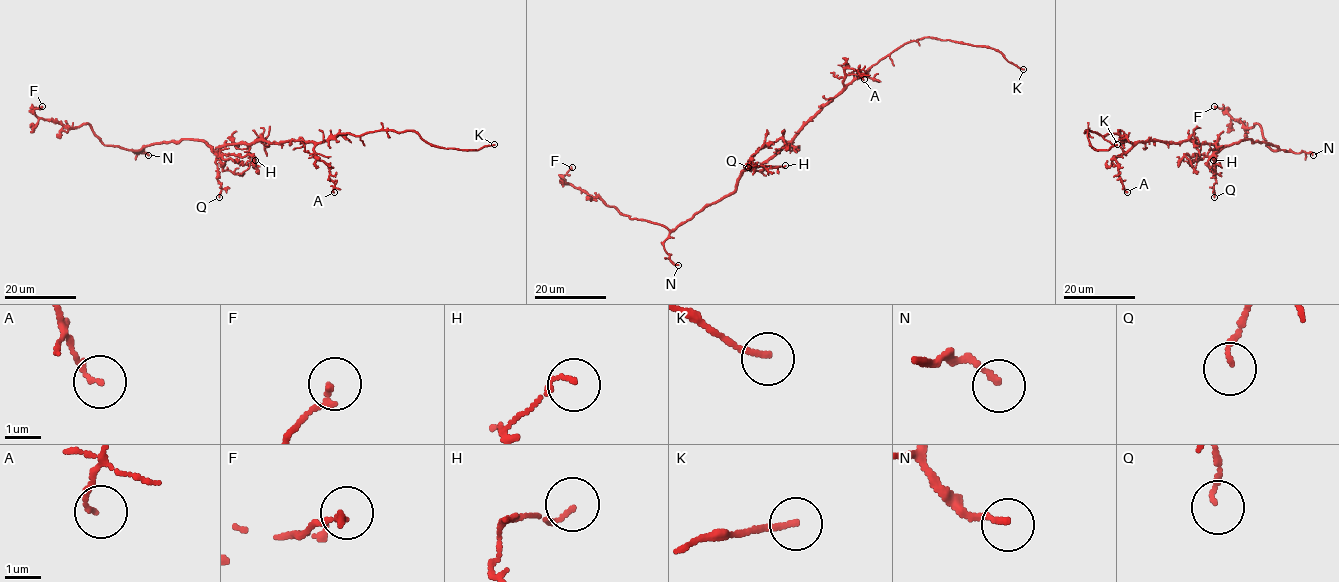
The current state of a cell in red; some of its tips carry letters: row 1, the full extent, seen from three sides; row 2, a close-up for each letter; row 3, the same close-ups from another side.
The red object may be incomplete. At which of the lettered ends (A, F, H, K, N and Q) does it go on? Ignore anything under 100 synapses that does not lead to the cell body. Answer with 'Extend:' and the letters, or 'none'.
Extend: K

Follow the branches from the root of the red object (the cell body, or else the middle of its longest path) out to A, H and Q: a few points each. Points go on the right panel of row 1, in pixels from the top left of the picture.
A: (1197, 144), (1189, 140), (1139, 141), (1119, 154), (1115, 158), (1119, 178), (1127, 192)
H: (1197, 144), (1213, 144), (1216, 148), (1208, 161), (1209, 169), (1215, 174), (1213, 160)
Q: (1197, 144), (1213, 144), (1216, 148), (1214, 197)

